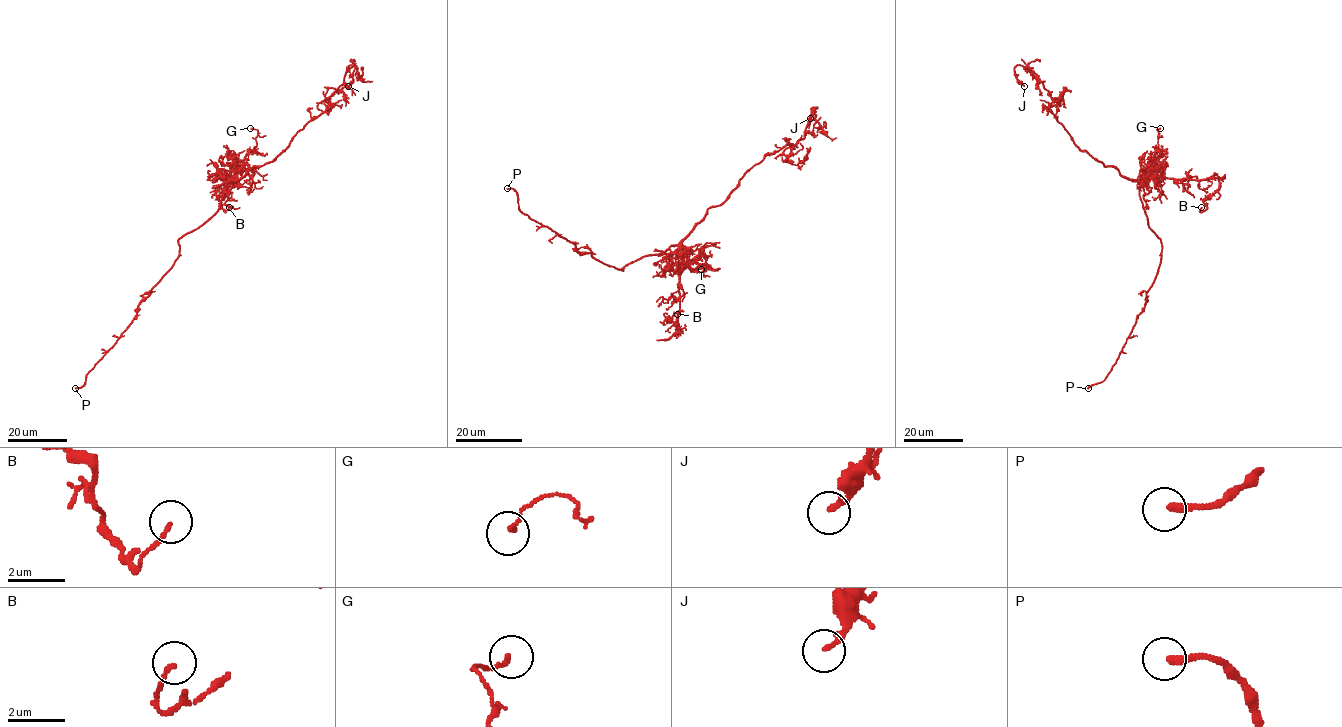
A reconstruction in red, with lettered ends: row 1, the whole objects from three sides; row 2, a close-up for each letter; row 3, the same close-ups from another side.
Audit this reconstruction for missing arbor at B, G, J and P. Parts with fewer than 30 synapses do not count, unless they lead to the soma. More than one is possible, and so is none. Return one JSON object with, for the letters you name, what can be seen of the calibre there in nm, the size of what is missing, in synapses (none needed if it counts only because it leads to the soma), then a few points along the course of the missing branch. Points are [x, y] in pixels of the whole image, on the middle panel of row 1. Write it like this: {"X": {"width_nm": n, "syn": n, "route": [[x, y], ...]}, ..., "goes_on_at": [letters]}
{"P": {"width_nm": 280}, "goes_on_at": ["P"]}

